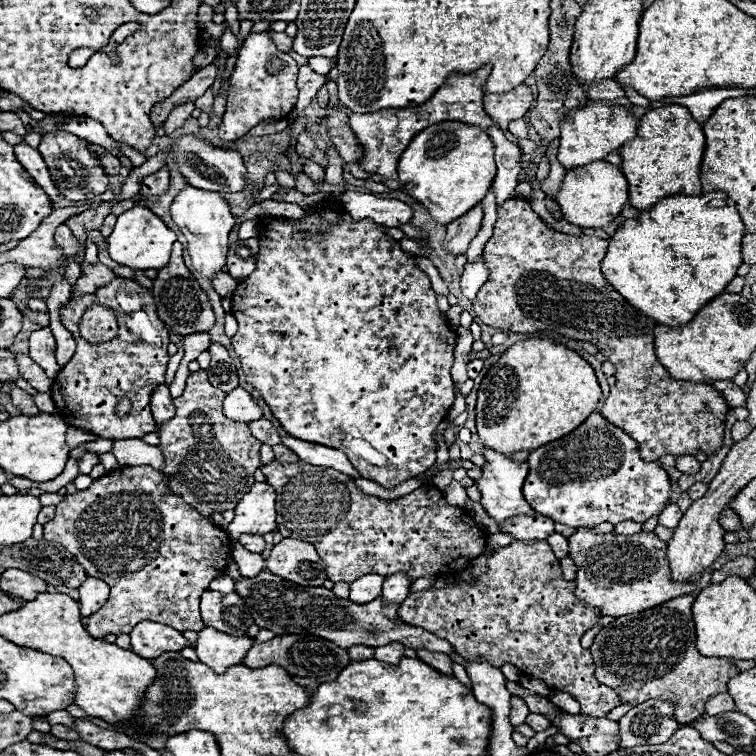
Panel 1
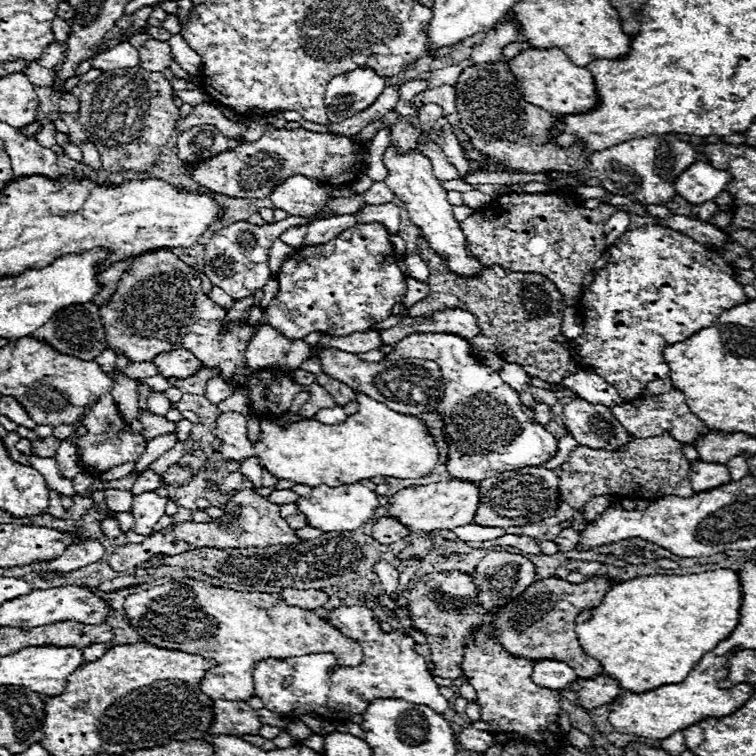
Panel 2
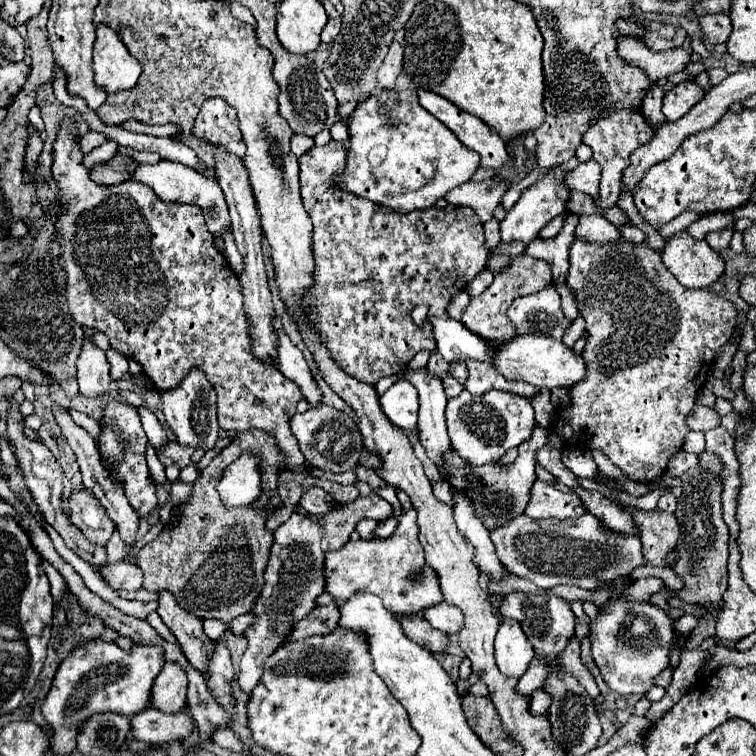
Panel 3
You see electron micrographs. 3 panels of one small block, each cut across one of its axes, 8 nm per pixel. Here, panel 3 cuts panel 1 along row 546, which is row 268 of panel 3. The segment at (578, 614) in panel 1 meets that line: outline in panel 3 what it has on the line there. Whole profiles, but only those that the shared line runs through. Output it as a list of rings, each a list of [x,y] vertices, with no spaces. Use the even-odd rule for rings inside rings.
[[[528,254],[516,256],[512,260],[510,266],[506,266],[504,270],[494,274],[494,282],[480,294],[470,298],[470,304],[464,308],[460,322],[468,328],[474,330],[474,334],[480,334],[486,338],[486,342],[508,342],[508,338],[516,338],[516,326],[512,326],[512,320],[506,316],[508,306],[520,298],[520,296],[528,296],[534,292],[544,290],[544,286],[552,284],[552,272],[550,272],[550,264],[546,260],[538,260],[532,258]]]

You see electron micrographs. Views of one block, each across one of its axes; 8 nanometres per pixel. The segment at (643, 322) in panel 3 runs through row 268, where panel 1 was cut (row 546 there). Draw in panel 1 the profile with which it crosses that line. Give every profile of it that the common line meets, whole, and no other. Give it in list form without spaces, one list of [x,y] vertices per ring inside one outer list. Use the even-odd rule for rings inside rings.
[[[578,528],[568,538],[568,544],[570,558],[578,566],[576,596],[588,606],[598,608],[604,616],[618,618],[636,614],[696,590],[696,580],[686,584],[672,580],[666,560],[666,542],[660,540],[654,532],[620,536],[616,532],[598,534],[594,528]]]

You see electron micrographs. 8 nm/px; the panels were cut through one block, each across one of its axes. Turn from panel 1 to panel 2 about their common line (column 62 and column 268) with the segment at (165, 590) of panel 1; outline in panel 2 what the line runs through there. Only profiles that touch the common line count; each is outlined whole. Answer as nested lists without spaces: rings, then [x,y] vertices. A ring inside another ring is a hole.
[[[254,488],[240,490],[232,496],[228,496],[228,502],[224,506],[224,516],[212,518],[210,522],[182,522],[172,524],[160,532],[154,532],[154,536],[148,536],[142,544],[126,544],[118,546],[114,554],[110,556],[108,564],[116,572],[130,570],[152,556],[164,554],[174,556],[182,554],[192,548],[266,548],[270,544],[296,544],[302,542],[296,532],[286,524],[286,520],[280,516],[280,504],[268,502],[266,496],[256,494]]]

